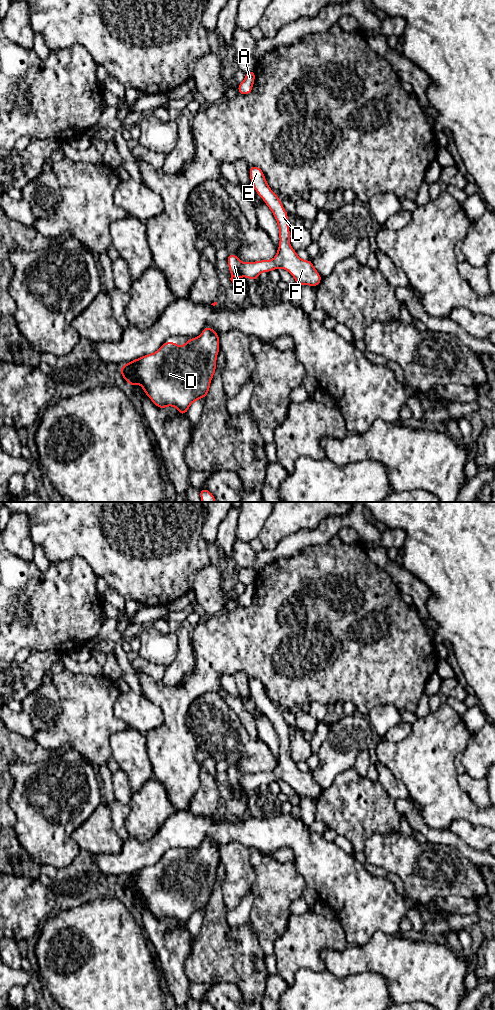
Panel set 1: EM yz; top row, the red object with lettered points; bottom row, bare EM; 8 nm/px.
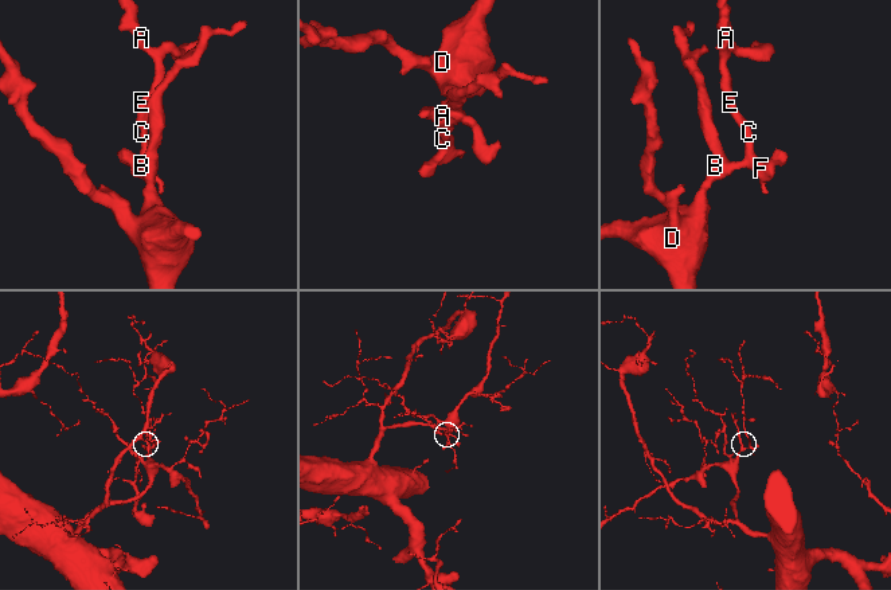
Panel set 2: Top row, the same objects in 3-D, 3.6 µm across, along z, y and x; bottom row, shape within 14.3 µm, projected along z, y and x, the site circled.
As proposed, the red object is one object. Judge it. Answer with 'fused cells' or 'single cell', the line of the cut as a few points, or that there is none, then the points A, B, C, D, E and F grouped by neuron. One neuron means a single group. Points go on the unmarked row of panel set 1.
single cell; no cut; A B C D E F

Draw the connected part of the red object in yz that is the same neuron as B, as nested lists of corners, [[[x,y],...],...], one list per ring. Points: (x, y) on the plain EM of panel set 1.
[[[258,678],[249,680],[250,692],[257,706],[263,711],[268,720],[273,724],[279,739],[279,759],[277,766],[272,772],[258,772],[255,774],[241,774],[236,766],[227,769],[230,792],[233,790],[247,789],[249,792],[257,792],[262,784],[269,785],[272,782],[283,780],[288,783],[294,792],[300,797],[317,799],[322,789],[315,781],[310,772],[302,772],[297,764],[291,759],[289,750],[290,742],[288,737],[288,725],[282,718],[277,706],[269,699],[263,683]]]

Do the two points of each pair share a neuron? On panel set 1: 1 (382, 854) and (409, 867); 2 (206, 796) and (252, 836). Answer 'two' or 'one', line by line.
1: one
2: two

